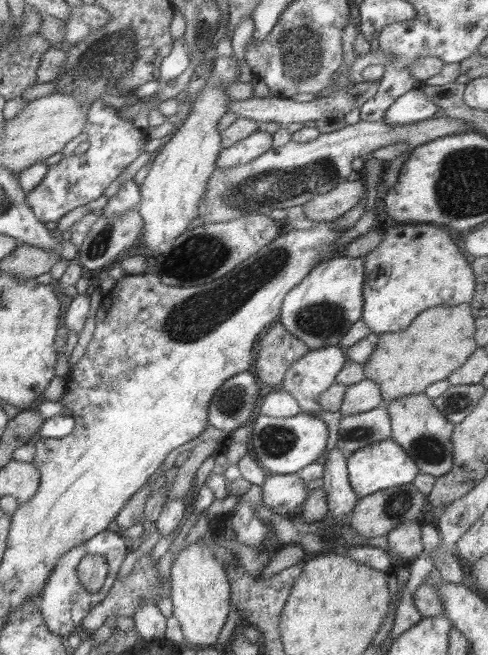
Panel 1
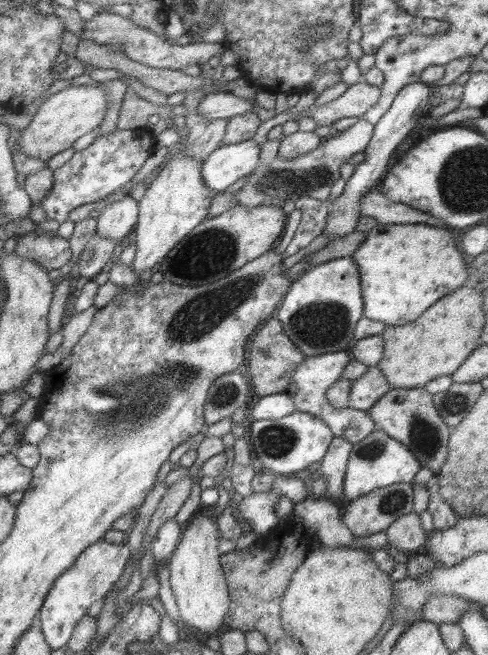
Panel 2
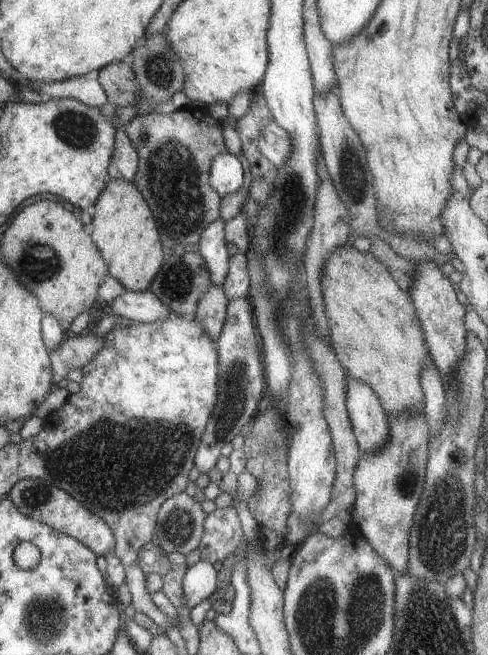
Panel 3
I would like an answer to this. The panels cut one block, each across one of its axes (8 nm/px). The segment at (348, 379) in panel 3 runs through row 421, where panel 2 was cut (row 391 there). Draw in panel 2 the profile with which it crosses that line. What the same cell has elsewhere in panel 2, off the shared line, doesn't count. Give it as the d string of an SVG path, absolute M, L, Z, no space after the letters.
M377 366L368 367L363 376L352 382L347 409L367 411L389 389L386 379L379 373L379 368Z

